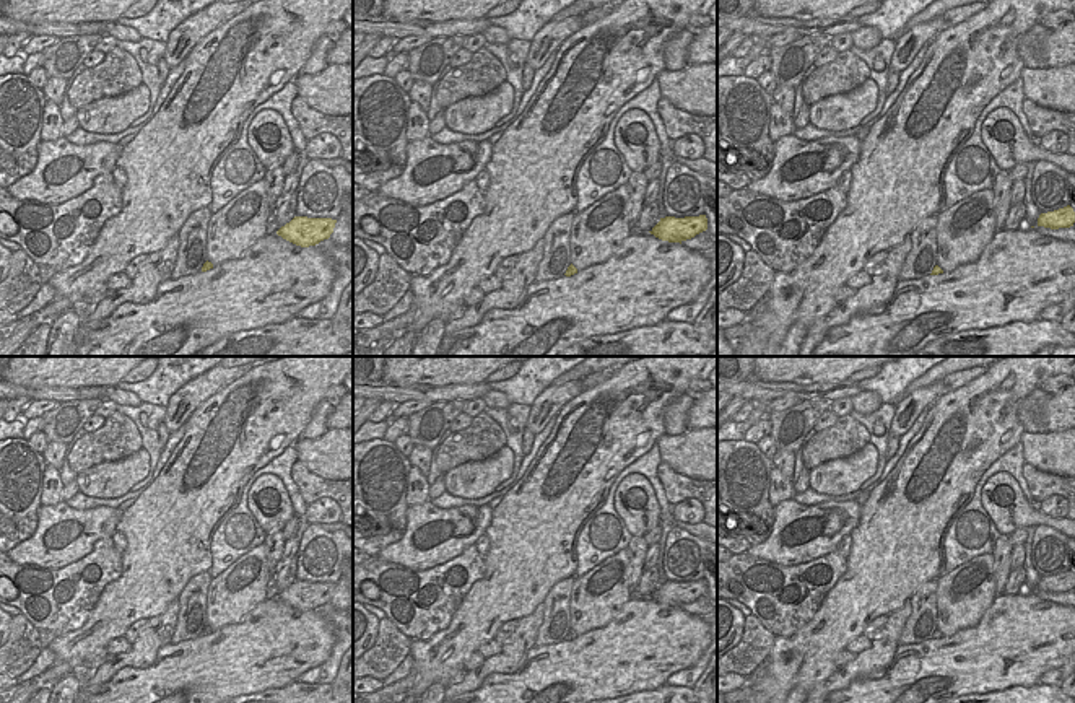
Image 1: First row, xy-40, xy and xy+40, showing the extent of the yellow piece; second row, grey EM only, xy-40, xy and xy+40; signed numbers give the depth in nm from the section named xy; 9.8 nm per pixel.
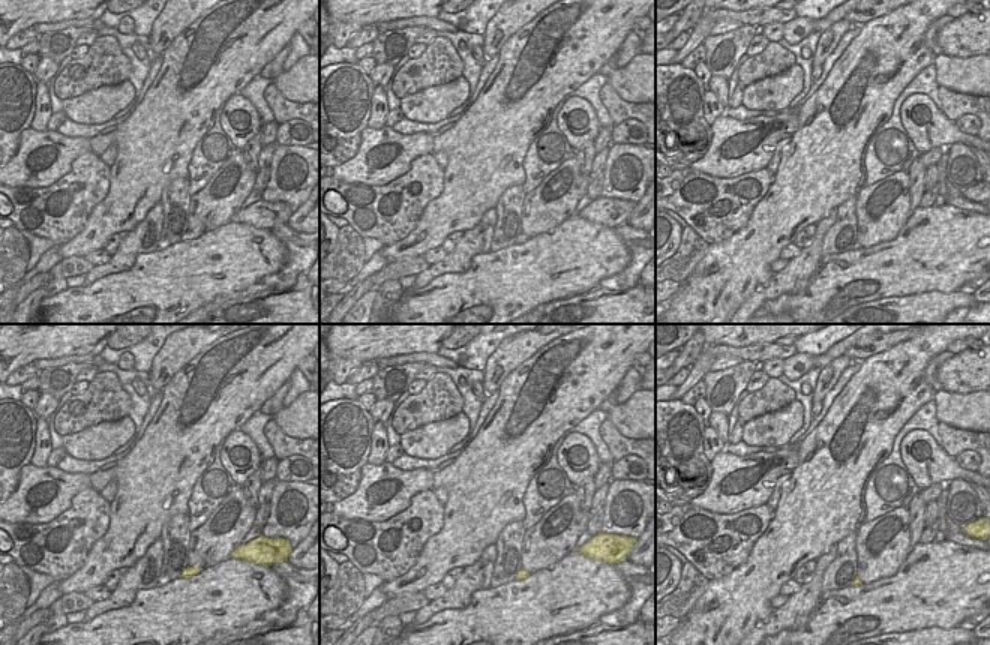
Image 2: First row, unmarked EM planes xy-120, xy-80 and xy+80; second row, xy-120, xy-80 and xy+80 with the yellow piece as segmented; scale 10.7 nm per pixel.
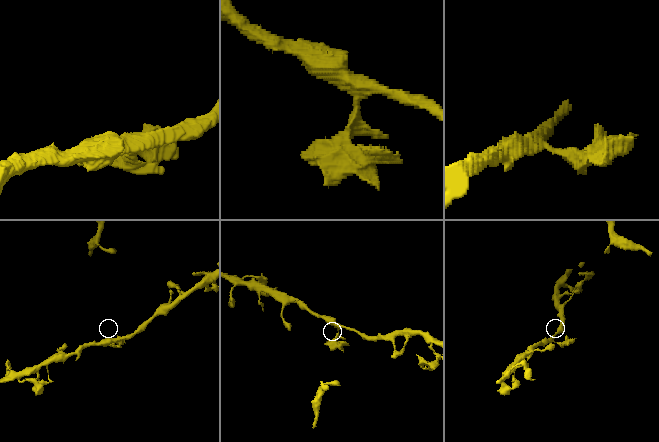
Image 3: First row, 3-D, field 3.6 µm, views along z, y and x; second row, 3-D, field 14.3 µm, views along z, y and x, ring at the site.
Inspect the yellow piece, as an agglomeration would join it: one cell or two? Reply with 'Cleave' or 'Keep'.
Cleave

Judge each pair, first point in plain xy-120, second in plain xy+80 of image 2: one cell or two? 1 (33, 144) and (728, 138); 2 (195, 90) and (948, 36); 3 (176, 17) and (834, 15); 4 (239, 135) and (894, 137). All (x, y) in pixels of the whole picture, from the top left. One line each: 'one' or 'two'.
1: one
2: two
3: two
4: two

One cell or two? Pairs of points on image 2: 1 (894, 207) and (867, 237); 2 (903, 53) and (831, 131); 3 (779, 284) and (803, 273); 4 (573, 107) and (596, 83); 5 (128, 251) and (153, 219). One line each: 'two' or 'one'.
1: one
2: one
3: one
4: two
5: one

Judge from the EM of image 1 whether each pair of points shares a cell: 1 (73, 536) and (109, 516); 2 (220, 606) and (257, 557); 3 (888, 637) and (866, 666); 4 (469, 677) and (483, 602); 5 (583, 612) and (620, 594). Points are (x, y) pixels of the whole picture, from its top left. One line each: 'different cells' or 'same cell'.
1: same cell
2: same cell
3: same cell
4: different cells
5: same cell

